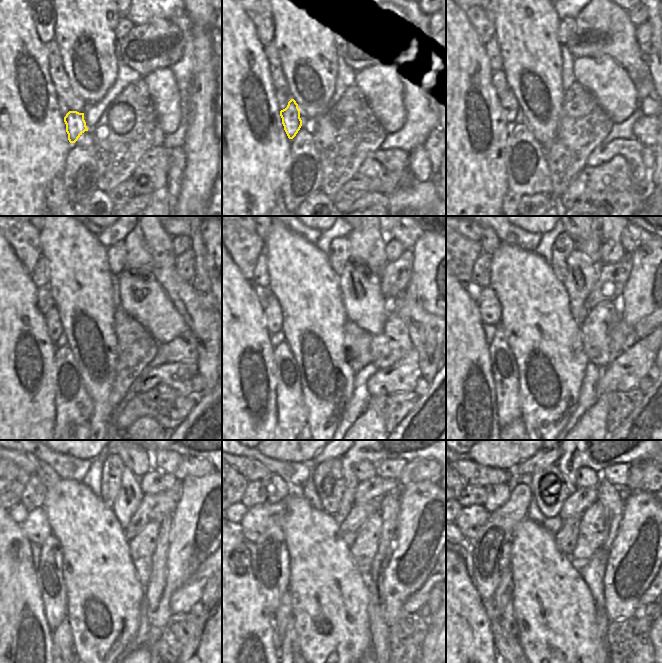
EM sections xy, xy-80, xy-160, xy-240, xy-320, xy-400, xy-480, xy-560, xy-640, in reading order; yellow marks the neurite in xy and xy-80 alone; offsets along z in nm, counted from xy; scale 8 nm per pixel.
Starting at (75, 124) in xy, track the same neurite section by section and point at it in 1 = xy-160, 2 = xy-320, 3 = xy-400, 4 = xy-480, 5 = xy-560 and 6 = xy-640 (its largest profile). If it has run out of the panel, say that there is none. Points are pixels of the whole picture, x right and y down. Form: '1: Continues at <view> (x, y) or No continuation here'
1: Continues at xy-160 (509, 104)
2: Continues at xy-320 (272, 311)
3: Continues at xy-400 (489, 307)
4: Continues at xy-480 (36, 527)
5: Continues at xy-560 (255, 521)
6: Continues at xy-640 (470, 520)

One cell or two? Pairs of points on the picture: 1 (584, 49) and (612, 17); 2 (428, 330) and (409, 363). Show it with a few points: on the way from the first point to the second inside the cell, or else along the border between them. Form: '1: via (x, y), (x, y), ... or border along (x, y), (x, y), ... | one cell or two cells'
1: via (597, 45), (606, 45), (613, 40), (612, 30) | one cell
2: border along (414, 348), (417, 352), (419, 371), (422, 374) | two cells

